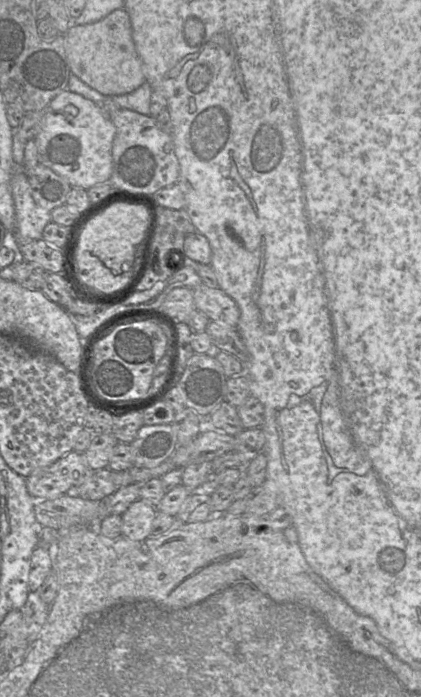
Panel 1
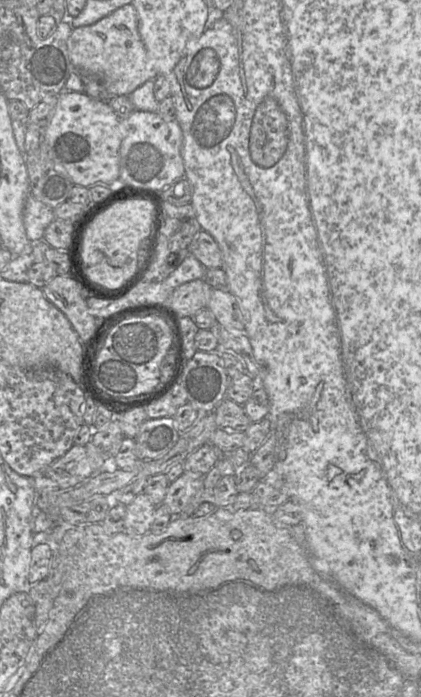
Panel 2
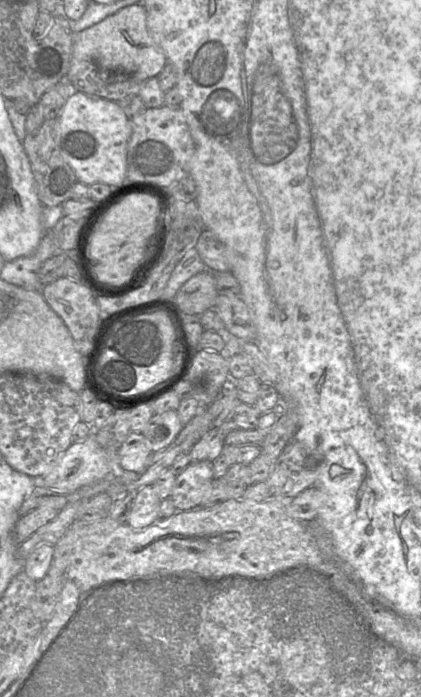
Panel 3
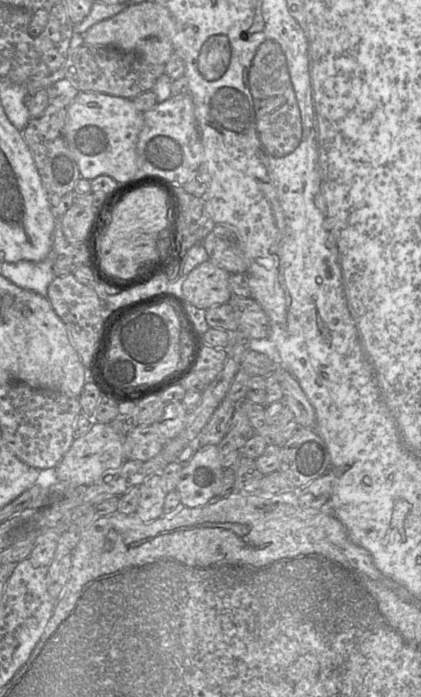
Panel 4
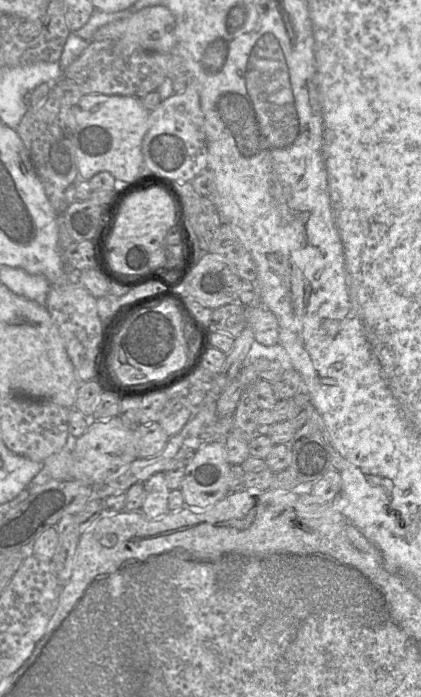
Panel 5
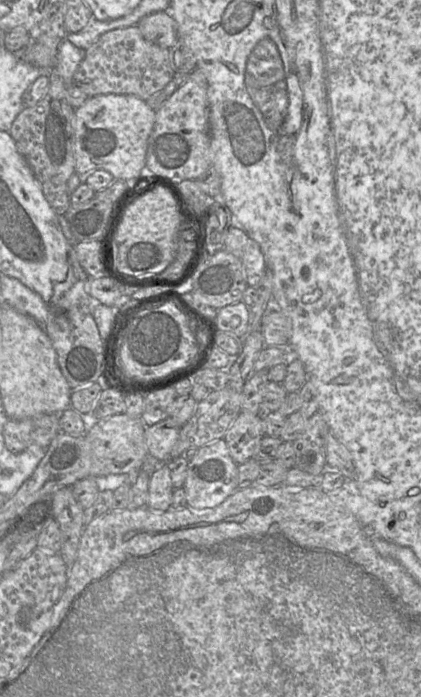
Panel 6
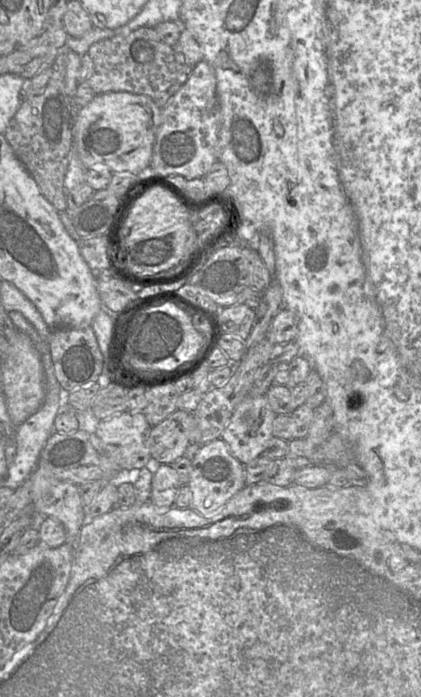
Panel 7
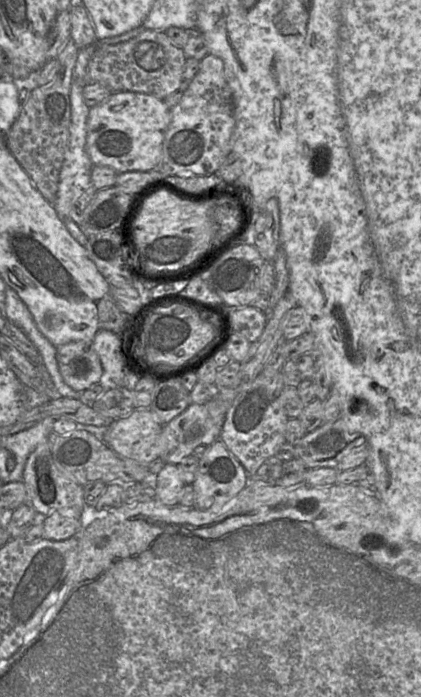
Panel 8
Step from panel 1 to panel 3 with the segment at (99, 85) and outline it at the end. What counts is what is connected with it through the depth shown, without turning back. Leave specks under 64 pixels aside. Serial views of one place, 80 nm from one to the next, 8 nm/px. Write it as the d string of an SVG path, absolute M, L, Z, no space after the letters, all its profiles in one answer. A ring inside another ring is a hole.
M141 3L127 6L103 21L75 33L72 57L95 62L101 69L123 73L138 81L158 77L168 60L147 27L147 13Z

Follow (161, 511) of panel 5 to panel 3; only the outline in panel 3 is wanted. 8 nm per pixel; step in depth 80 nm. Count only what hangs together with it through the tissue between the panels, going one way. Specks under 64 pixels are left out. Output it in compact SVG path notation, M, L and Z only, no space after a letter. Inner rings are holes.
M152 485L141 488L132 501L127 525L134 530L143 530L157 521L161 500Z

